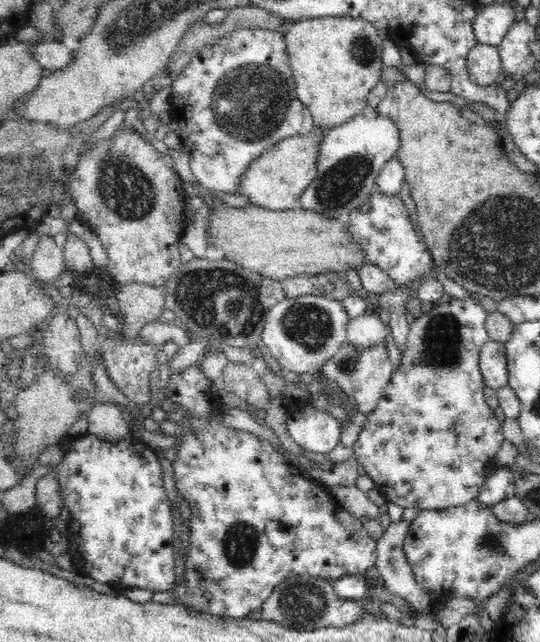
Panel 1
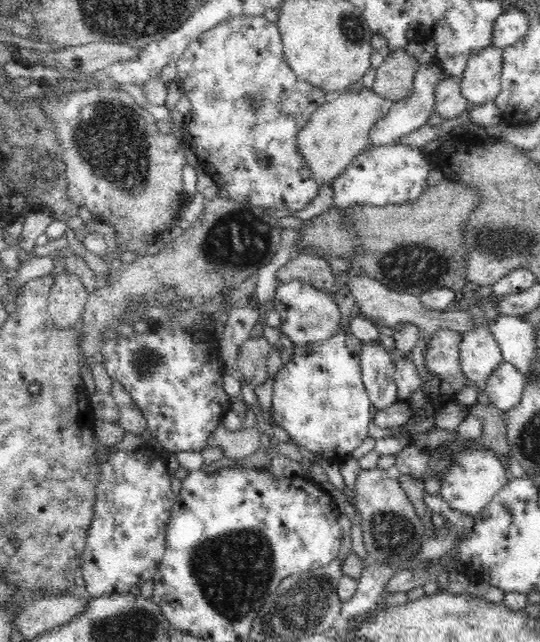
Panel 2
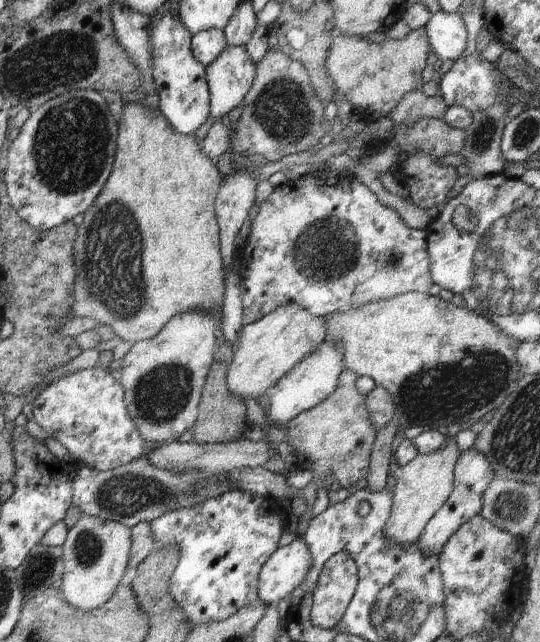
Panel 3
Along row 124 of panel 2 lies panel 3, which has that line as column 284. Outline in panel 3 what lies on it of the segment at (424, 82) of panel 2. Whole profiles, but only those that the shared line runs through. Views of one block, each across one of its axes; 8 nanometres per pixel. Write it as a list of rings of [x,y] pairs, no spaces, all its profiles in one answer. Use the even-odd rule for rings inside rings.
[[[326,338],[308,356],[302,357],[276,384],[267,396],[270,399],[270,416],[273,425],[287,424],[300,413],[314,408],[326,400],[338,384],[339,374],[345,369],[343,346]]]

